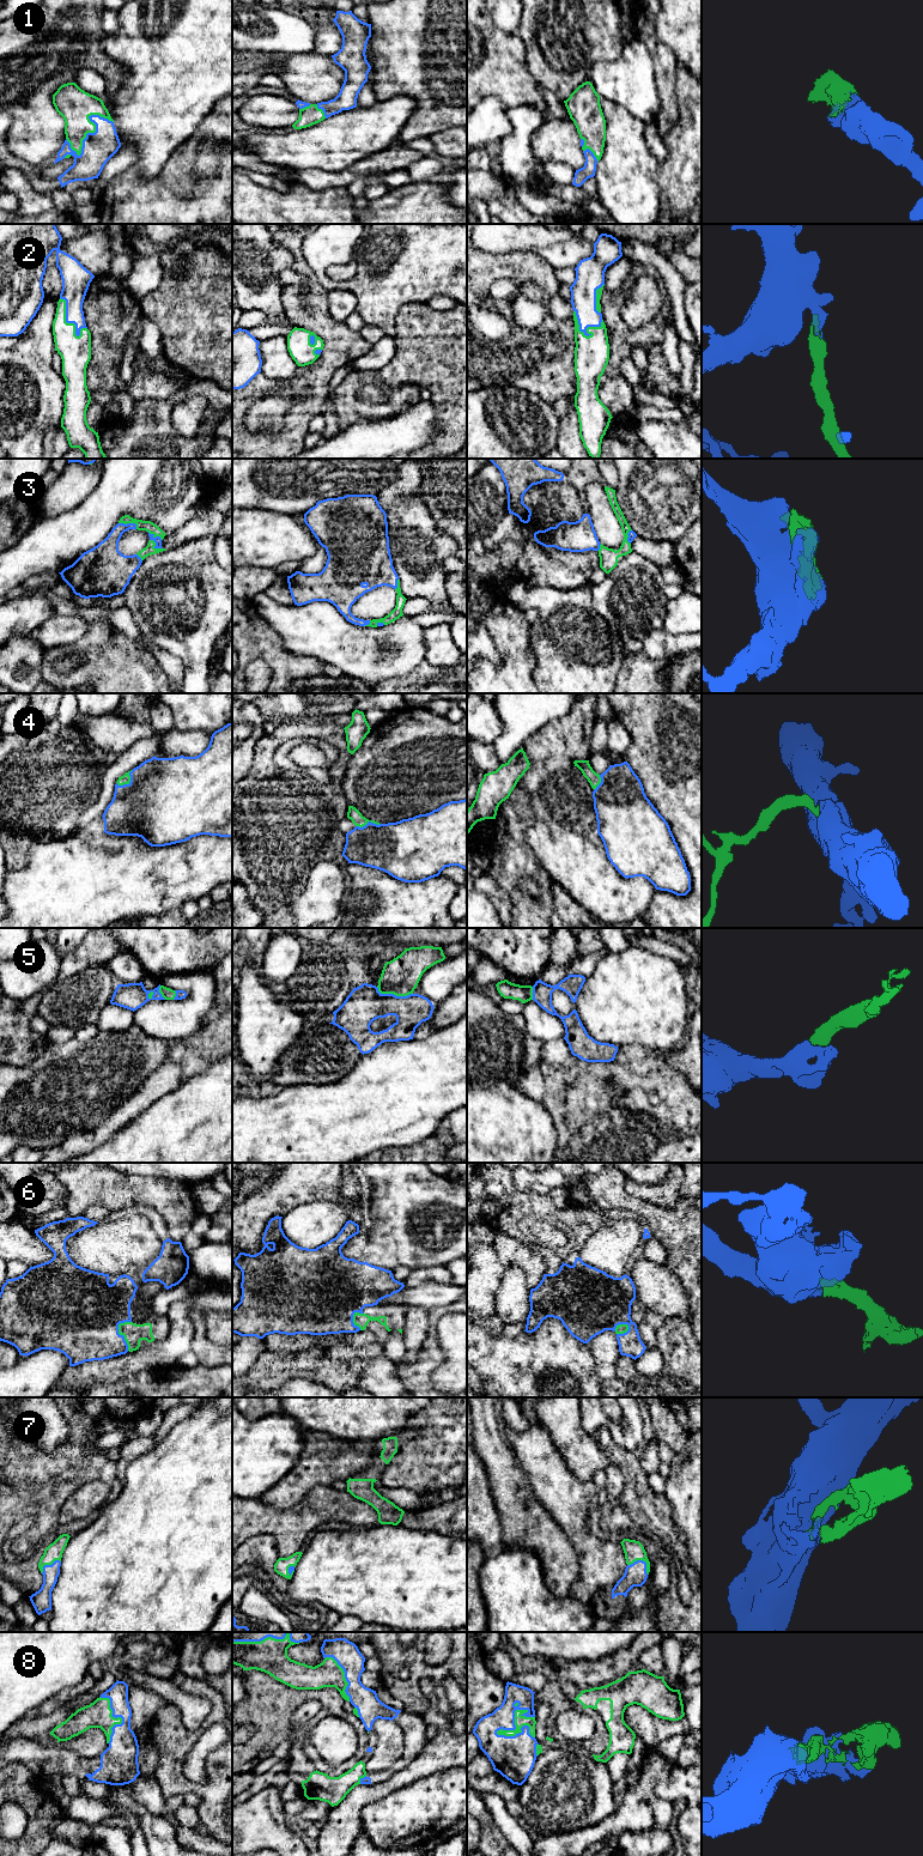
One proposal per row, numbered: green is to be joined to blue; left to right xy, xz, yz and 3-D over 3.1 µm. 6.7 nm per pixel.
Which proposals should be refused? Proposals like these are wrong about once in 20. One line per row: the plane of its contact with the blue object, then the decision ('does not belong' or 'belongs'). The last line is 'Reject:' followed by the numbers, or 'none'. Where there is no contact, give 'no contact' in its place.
1: meets blue in xy; belongs
2: meets blue in xy; belongs
3: meets blue in xy; belongs
4: meets blue in xy; belongs
5: meets blue in xz; belongs
6: meets blue in xy; belongs
7: meets blue in yz; belongs
8: meets blue in yz; belongs
Reject: none

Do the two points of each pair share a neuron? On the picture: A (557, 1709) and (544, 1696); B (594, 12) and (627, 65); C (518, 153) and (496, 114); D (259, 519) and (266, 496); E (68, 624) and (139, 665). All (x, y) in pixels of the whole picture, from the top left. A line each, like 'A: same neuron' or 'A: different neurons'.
A: same neuron
B: different neurons
C: different neurons
D: different neurons
E: different neurons

